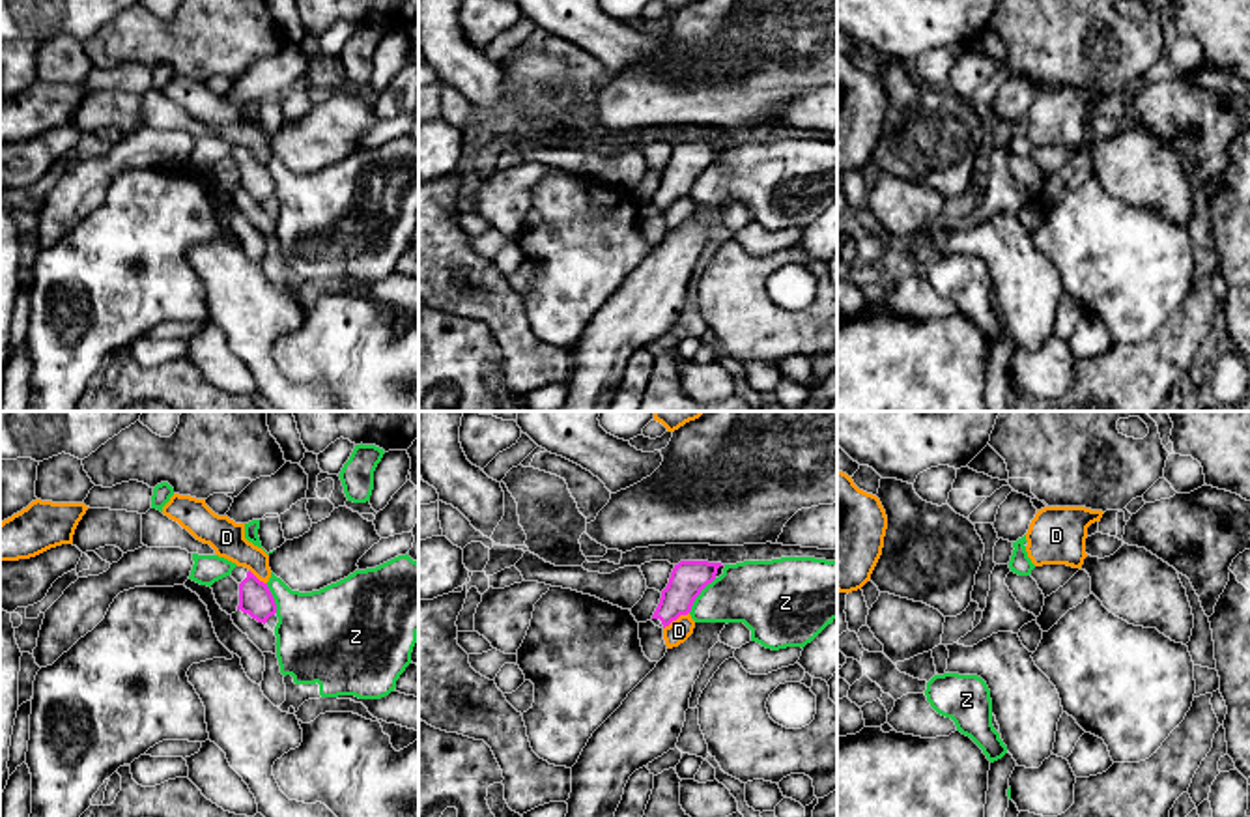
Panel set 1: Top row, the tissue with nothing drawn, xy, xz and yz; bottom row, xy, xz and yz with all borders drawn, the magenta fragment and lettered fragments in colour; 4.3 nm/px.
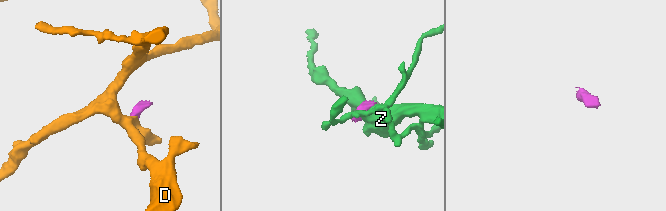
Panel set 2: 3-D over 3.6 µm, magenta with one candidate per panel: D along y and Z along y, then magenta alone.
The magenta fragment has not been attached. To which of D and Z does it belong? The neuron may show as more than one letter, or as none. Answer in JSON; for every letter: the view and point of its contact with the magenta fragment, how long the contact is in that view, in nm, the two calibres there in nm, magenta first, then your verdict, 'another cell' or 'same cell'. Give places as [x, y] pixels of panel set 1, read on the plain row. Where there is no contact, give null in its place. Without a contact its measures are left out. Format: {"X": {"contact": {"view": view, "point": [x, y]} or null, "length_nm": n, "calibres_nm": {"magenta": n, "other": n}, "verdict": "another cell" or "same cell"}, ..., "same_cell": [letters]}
{"D": {"contact": {"view": "xz", "point": [675, 200]}, "length_nm": 130, "calibres_nm": {"magenta": 160, "other": 100}, "verdict": "another cell"}, "Z": {"contact": {"view": "xz", "point": [699, 174]}, "length_nm": 200, "calibres_nm": {"magenta": 160, "other": 280}, "verdict": "another cell"}, "same_cell": []}

